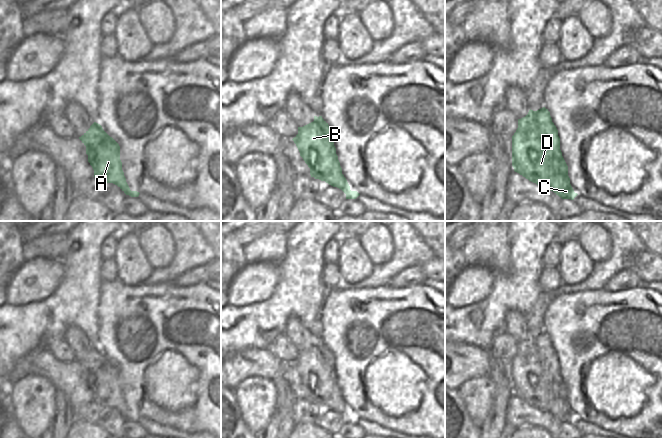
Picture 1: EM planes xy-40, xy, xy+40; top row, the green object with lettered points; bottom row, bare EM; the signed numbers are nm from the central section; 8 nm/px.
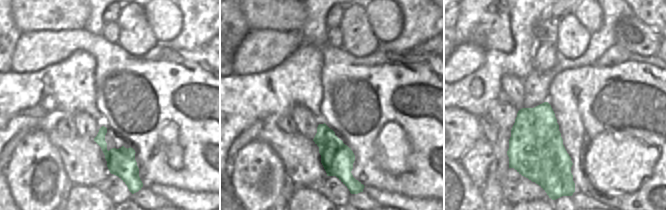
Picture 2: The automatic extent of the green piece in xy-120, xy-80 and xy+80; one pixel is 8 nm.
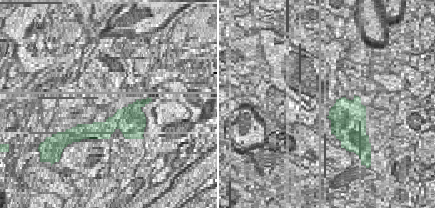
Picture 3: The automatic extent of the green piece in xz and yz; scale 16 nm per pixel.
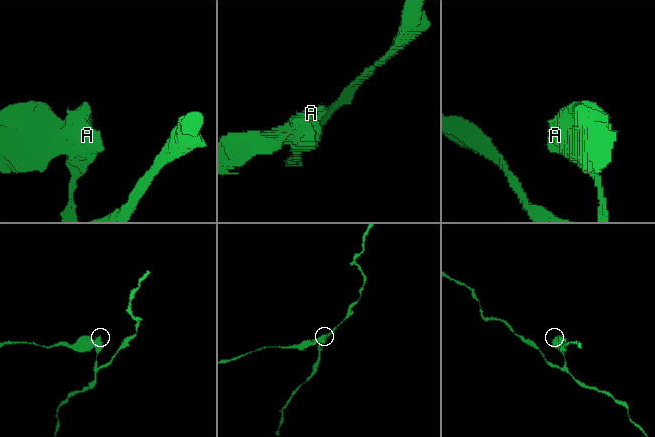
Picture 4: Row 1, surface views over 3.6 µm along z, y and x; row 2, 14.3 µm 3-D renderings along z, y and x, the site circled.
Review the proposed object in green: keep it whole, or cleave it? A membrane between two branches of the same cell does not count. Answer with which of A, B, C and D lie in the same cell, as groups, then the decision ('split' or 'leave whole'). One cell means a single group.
A C D / B | split

